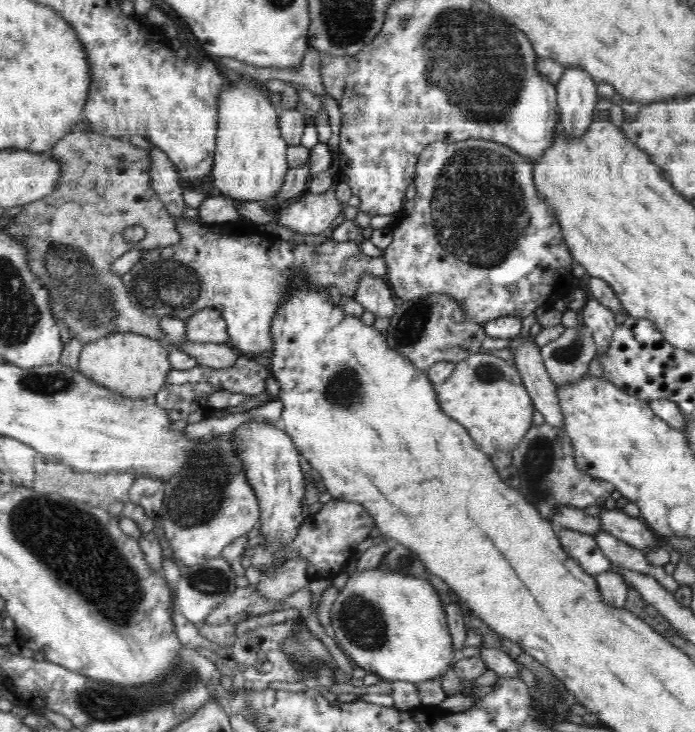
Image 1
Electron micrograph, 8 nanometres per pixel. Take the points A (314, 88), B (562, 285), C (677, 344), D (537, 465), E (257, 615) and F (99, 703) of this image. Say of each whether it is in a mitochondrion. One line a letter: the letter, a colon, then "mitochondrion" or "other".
A: other
B: other
C: other
D: mitochondrion
E: other
F: mitochondrion

